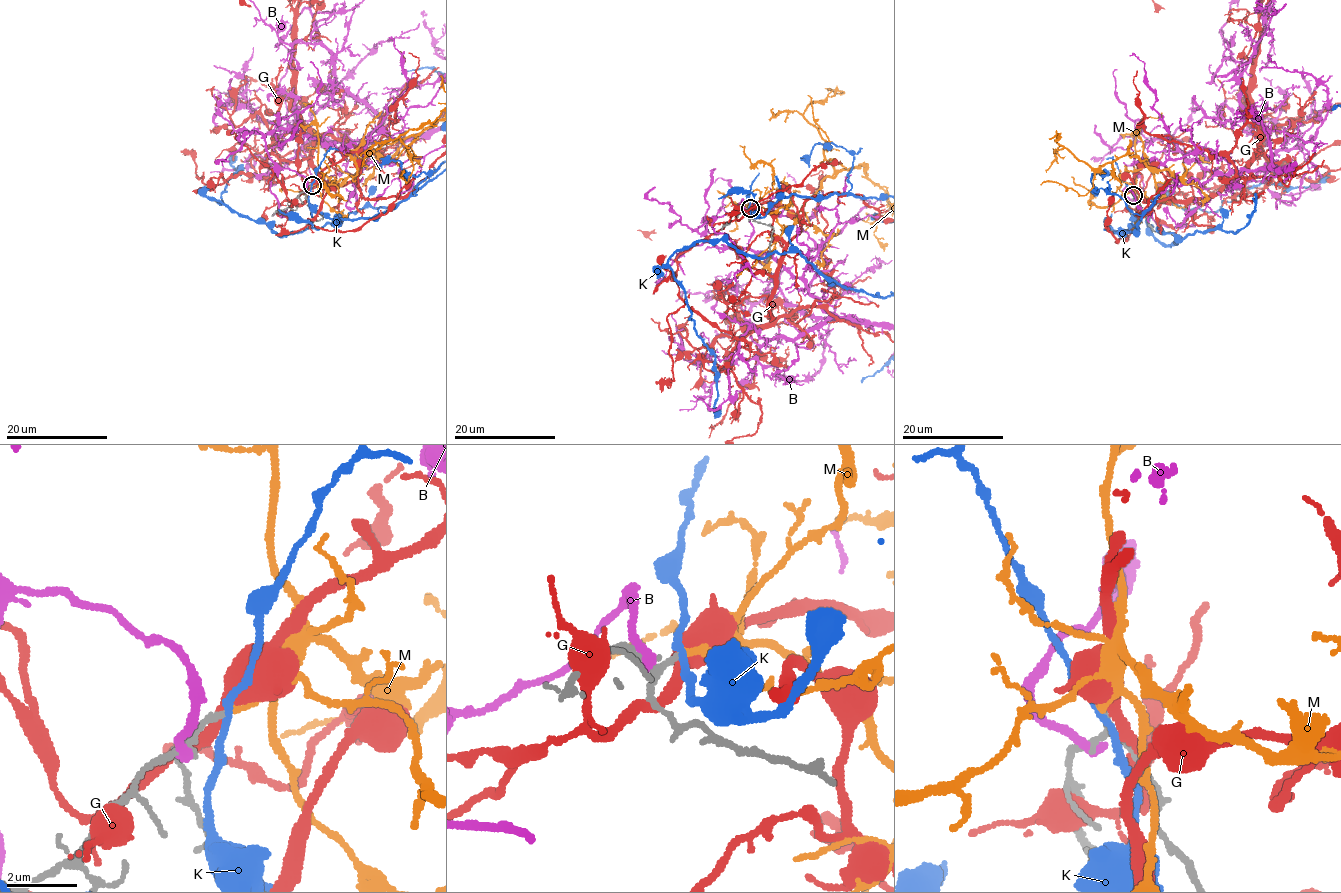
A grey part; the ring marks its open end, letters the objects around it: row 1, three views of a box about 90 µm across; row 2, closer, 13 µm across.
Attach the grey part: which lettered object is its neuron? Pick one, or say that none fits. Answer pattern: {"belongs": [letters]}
{"belongs": ["M"]}

